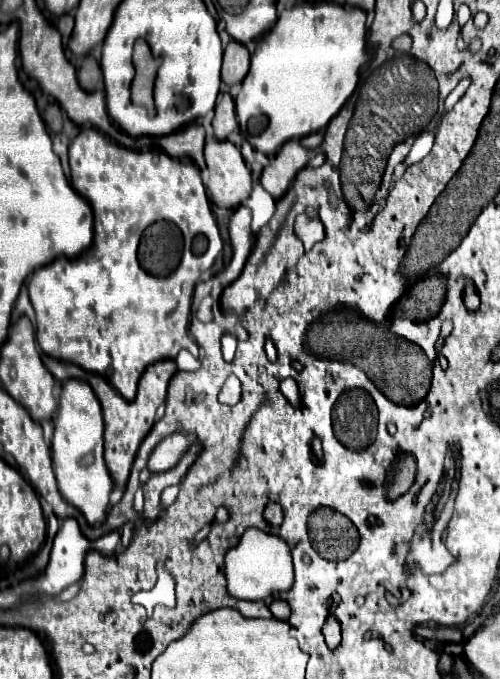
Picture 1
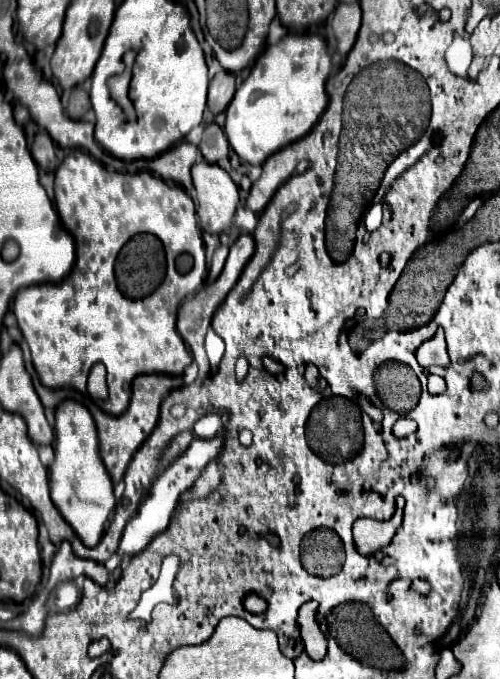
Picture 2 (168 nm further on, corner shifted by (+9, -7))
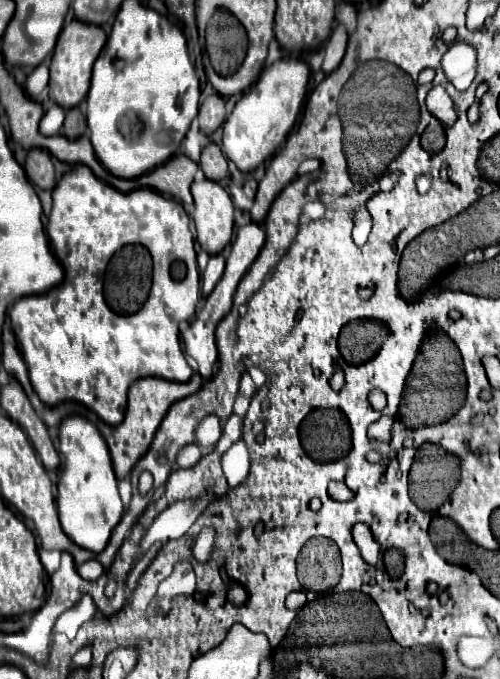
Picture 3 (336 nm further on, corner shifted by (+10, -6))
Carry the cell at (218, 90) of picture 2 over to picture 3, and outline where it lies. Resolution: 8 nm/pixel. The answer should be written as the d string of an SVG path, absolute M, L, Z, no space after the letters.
M212 93L204 99L204 103L200 105L200 113L198 113L198 123L200 123L200 129L204 133L214 133L224 117L226 117L226 99L222 99L218 93Z

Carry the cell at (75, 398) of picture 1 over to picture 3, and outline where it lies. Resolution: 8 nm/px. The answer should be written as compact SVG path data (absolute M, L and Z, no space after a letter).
M68 415L66 419L62 419L58 437L62 467L58 479L56 507L62 529L82 549L100 553L106 547L110 531L118 525L124 511L106 441L102 439L102 435L98 435L98 429L80 415Z

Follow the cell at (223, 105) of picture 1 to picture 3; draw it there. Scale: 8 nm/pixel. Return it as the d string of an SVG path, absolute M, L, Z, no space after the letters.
M208 143L204 149L202 149L202 159L200 159L200 167L204 171L204 175L208 179L214 179L214 181L220 181L226 171L228 171L228 161L220 149L220 145L216 143Z

